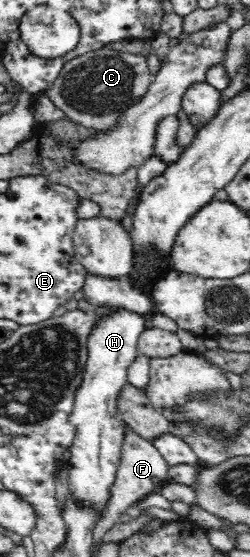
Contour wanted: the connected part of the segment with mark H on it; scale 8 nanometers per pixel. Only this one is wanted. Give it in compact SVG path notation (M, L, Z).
M120 308L117 313L105 316L88 339L88 361L82 385L76 390L73 410L68 423L74 428L74 437L68 450L68 491L78 507L90 507L103 517L108 510L111 490L116 480L121 460L121 447L127 424L118 417L117 403L120 392L127 383L130 364L140 354L137 341L146 329L144 316Z

